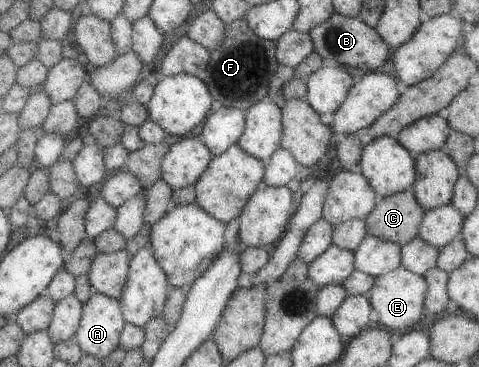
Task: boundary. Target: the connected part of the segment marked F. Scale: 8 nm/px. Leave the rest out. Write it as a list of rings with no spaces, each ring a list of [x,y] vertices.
[[[238,19],[224,26],[223,42],[209,54],[206,71],[212,101],[223,104],[222,107],[234,107],[246,111],[253,104],[265,99],[269,80],[278,68],[274,58],[275,41],[258,38],[249,30],[244,19]]]

